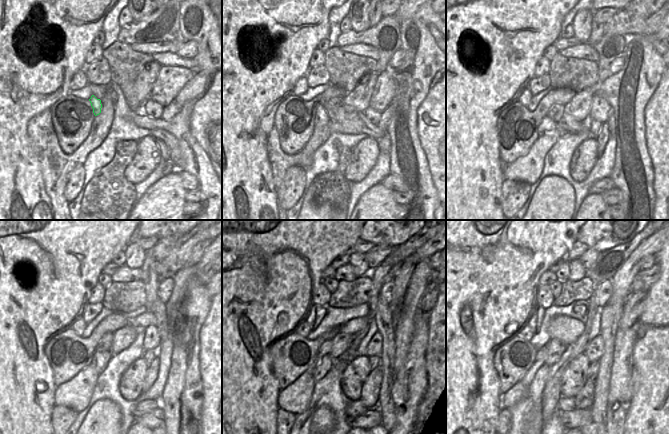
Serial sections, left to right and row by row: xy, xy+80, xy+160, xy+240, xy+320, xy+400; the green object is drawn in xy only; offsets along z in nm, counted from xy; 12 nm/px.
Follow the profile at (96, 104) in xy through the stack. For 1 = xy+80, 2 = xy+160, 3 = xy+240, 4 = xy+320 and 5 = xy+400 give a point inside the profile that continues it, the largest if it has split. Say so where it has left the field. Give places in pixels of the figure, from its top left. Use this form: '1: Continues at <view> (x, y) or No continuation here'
1: Continues at xy+80 (321, 119)
2: Continues at xy+160 (547, 124)
3: Continues at xy+240 (100, 359)
4: Continues at xy+320 (319, 372)
5: Continues at xy+400 (535, 392).

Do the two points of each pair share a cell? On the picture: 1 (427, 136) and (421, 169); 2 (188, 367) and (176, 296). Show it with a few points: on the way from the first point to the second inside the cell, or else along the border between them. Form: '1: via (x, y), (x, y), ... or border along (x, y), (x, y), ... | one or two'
1: border along (416, 129), (431, 173) | two
2: border along (175, 337), (187, 359), (173, 378) | two

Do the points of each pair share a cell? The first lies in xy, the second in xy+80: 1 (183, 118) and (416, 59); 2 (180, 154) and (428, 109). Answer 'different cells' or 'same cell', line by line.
1: same cell
2: different cells

